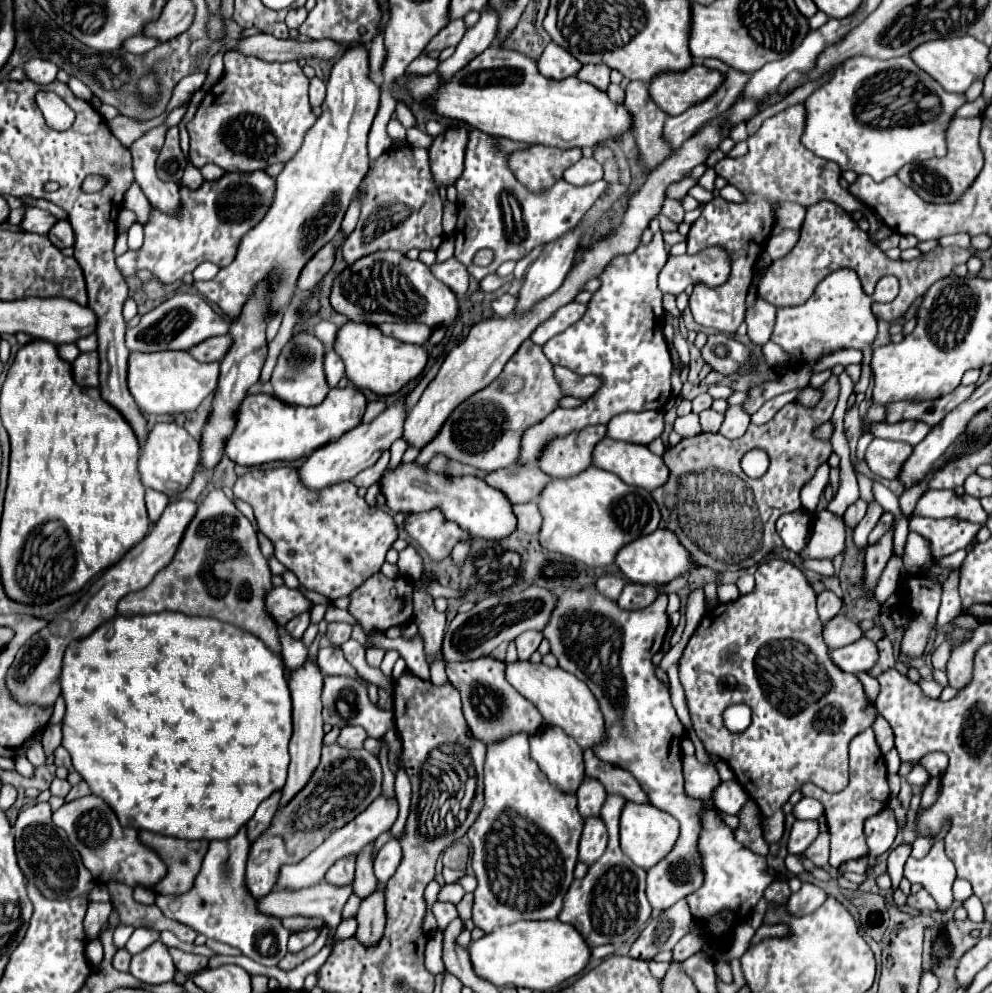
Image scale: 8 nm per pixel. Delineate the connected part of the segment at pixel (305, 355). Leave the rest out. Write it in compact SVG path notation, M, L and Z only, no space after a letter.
M301 330L301 334L293 334L291 340L283 346L275 370L271 374L275 396L287 404L317 406L329 392L329 386L325 382L325 372L323 372L323 358L325 358L325 346L321 344L319 338L315 338L313 332Z

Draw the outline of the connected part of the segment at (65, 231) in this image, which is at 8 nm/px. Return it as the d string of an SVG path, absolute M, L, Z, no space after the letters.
M59 220L59 222L51 228L51 232L49 232L47 236L49 236L49 240L51 240L59 250L69 248L69 246L75 244L75 234L73 234L73 228L71 228L71 224L69 224L67 220Z

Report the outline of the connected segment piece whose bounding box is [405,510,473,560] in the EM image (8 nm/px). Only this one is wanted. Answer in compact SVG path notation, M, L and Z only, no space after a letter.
M439 510L409 514L405 530L411 534L411 538L415 538L421 544L421 548L433 560L449 556L459 540L473 542L473 538L465 530L461 530L455 522L445 520Z

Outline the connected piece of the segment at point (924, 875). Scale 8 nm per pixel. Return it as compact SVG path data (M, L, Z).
M943 839L933 844L925 858L907 858L905 878L909 882L919 882L935 898L939 912L945 912L953 904L951 886L955 880L955 866L945 854Z

